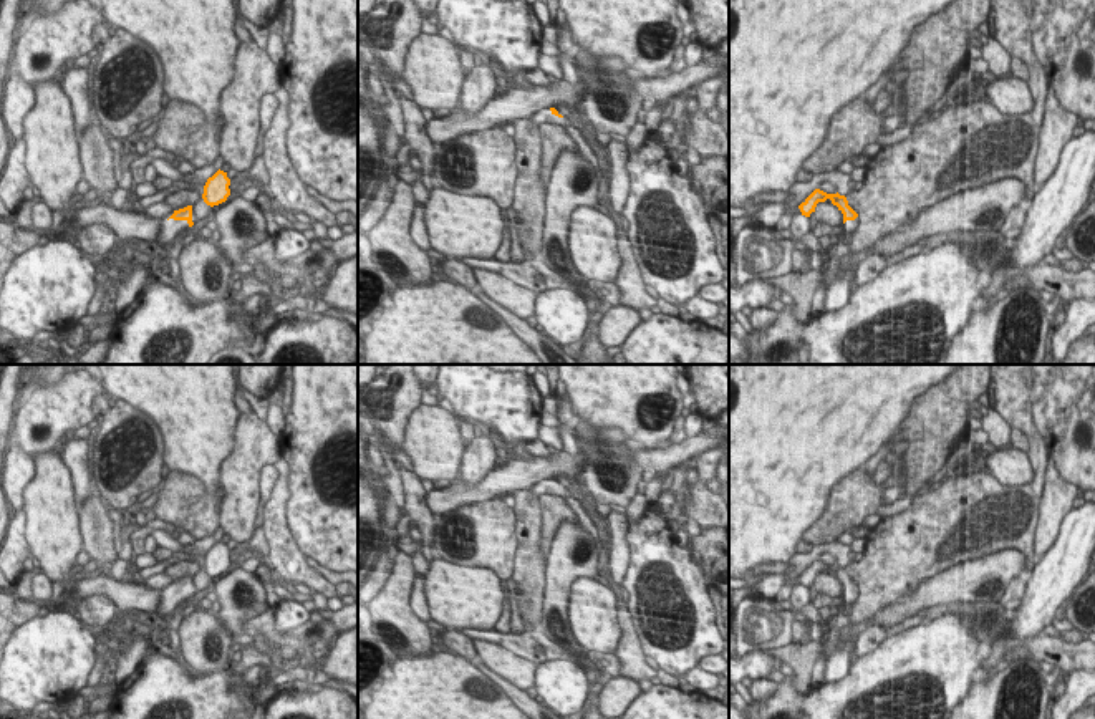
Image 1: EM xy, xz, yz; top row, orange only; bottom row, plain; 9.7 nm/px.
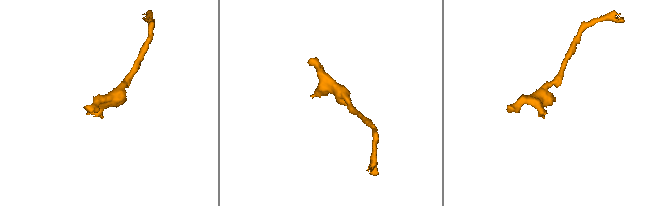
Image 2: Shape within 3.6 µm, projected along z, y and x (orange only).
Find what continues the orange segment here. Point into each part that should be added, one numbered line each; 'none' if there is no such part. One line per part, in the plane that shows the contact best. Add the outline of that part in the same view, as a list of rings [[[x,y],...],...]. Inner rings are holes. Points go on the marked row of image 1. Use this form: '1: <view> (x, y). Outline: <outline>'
1: xy (169, 229). Outline: [[[174,219],[162,220],[156,242],[161,245],[164,245],[166,242],[172,244],[176,237],[187,229],[189,229],[187,220],[174,220]]]

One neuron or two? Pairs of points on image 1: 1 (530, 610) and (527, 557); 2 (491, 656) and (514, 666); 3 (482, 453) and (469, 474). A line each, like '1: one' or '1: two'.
1: one
2: one
3: one

